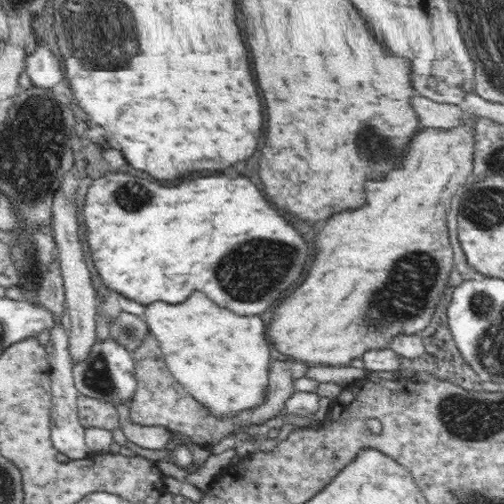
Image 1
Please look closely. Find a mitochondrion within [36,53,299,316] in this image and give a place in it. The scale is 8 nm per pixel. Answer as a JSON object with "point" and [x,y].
{"point":[130,198]}

